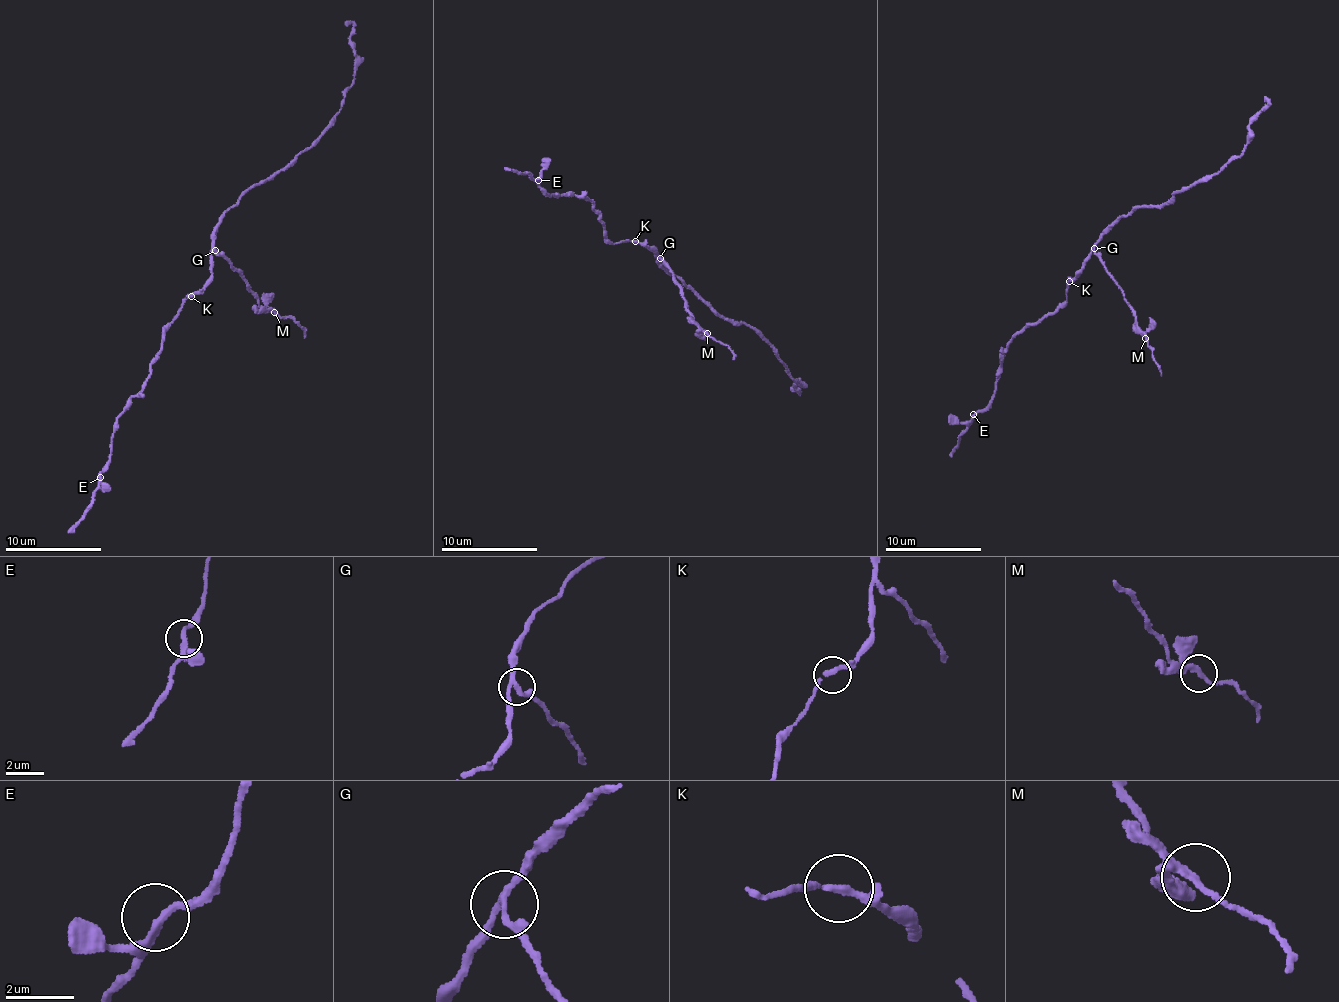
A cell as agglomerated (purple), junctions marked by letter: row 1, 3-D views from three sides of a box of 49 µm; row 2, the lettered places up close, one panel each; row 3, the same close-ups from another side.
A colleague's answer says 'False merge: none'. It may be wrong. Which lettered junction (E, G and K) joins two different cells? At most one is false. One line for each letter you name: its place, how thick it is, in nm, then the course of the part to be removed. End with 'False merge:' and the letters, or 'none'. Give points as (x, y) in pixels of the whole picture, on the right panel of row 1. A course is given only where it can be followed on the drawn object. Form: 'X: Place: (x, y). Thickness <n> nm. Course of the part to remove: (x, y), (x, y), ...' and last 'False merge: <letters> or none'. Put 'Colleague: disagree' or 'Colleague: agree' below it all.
G: Place: (1094, 248). Thickness 200 nm. Course of the part to remove: (1095, 249), (1153, 352), (1161, 376)
False merge: G
Colleague: disagree

